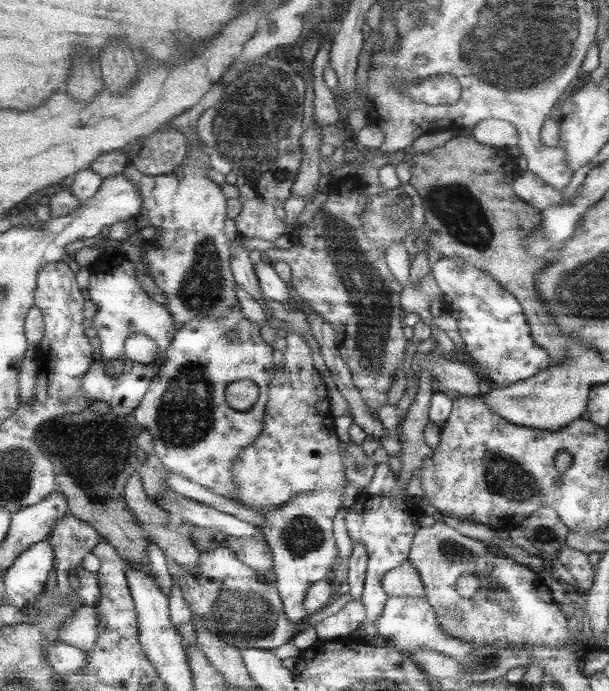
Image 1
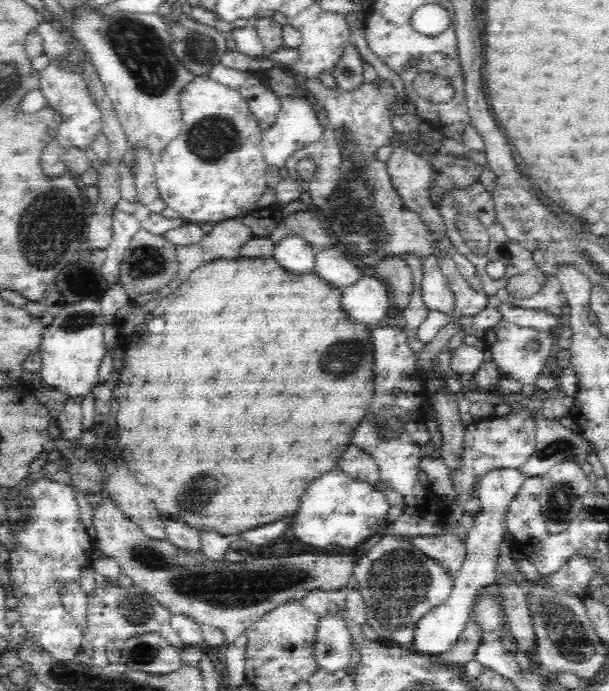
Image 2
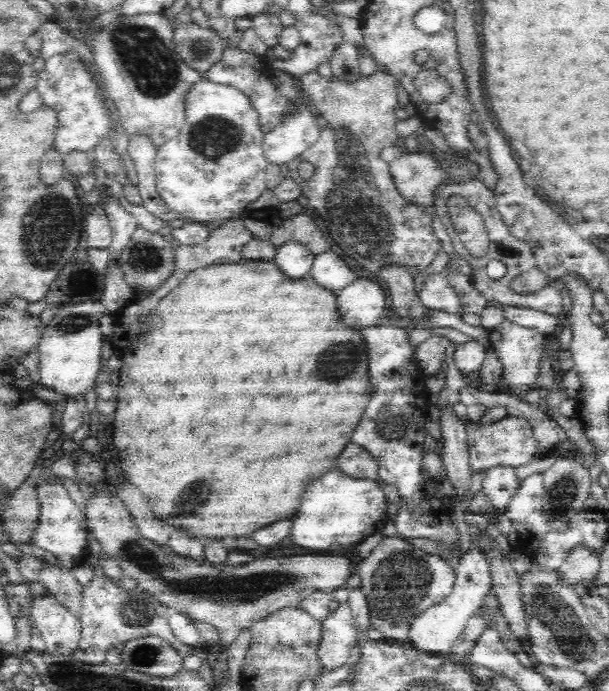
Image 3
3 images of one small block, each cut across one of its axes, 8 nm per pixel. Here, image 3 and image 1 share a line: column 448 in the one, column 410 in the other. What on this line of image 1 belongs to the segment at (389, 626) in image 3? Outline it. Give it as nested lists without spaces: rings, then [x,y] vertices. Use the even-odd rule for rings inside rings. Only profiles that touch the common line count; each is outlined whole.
[[[408,560],[386,572],[381,581],[384,592],[390,598],[404,595],[411,597],[425,596],[422,578],[419,577],[418,570]]]

